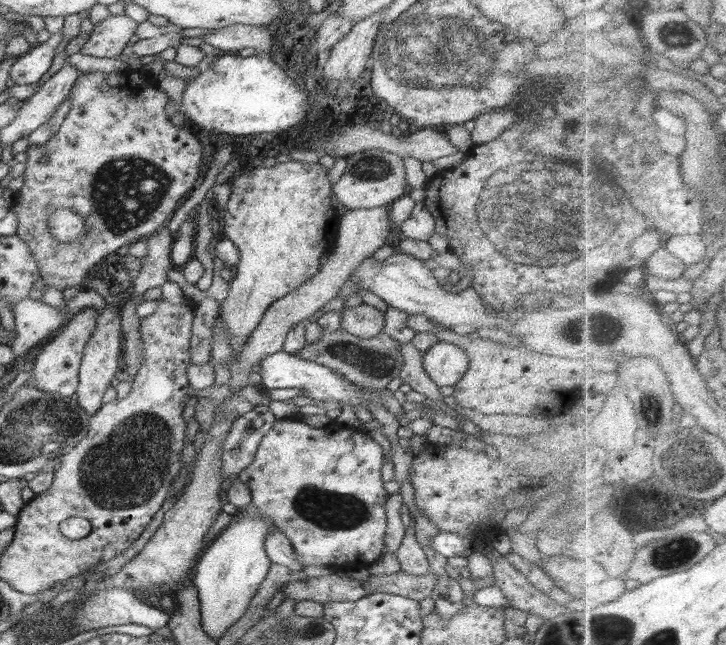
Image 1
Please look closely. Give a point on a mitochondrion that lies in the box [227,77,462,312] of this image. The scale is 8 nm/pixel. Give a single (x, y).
(370, 168)

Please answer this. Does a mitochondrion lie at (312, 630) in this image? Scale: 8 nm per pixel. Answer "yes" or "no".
yes

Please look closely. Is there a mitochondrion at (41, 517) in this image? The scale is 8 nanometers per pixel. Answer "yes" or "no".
no

